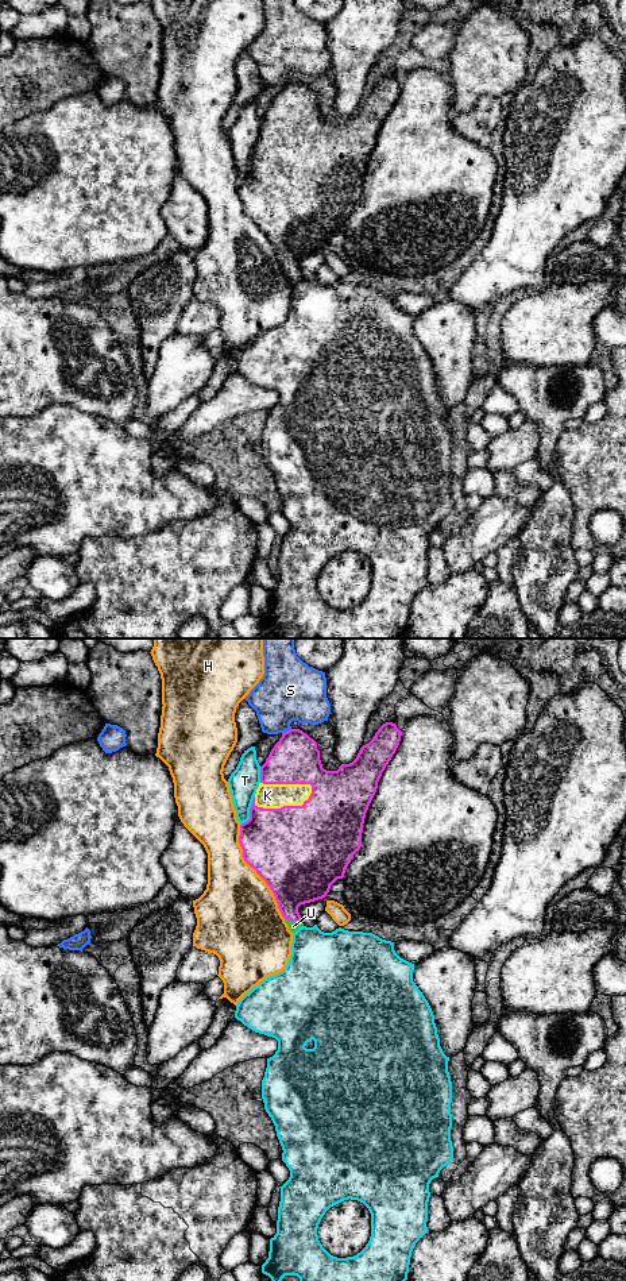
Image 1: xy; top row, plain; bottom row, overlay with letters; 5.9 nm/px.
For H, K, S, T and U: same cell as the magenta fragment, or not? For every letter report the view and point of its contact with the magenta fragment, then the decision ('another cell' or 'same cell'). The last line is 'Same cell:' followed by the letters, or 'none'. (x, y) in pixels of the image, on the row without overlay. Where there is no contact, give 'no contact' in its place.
H: xy (257, 224) | another cell
K: xy (286, 158) | same cell
S: xy (288, 83) | another cell
T: xy (250, 164) | another cell
U: xy (293, 273) | same cell
Same cell: K, U

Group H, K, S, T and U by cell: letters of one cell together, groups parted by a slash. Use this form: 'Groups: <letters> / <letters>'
Groups: H / K U / S / T

